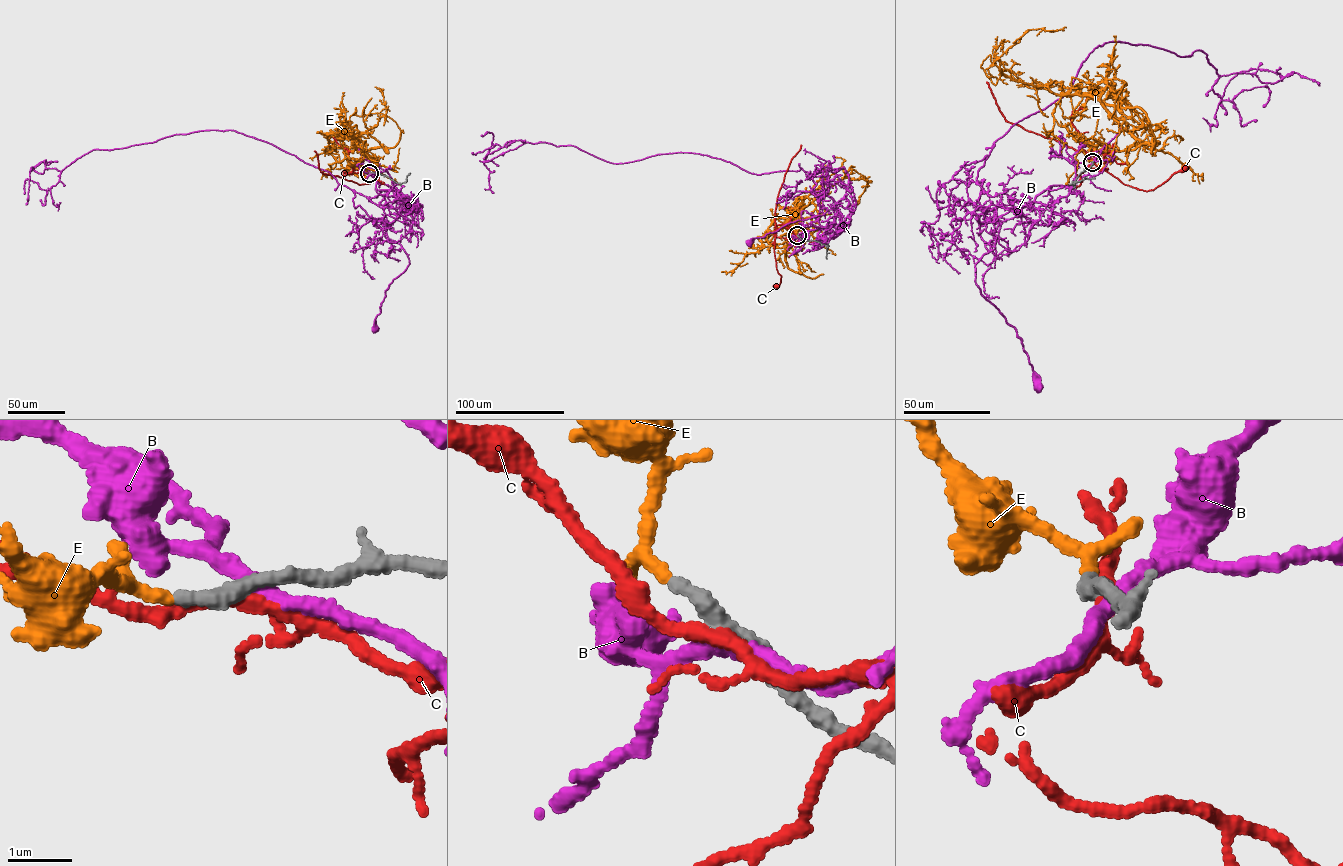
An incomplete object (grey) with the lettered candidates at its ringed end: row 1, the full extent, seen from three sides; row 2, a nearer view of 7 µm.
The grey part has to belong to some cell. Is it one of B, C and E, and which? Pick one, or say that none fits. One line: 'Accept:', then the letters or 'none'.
Accept: E

